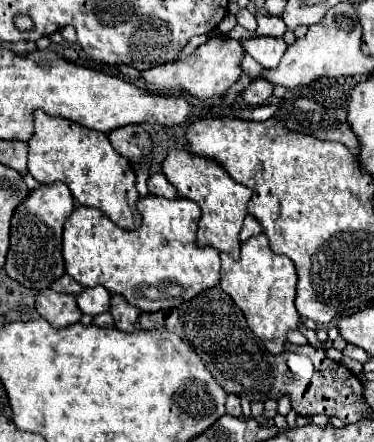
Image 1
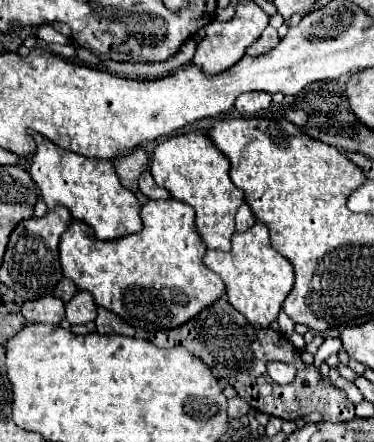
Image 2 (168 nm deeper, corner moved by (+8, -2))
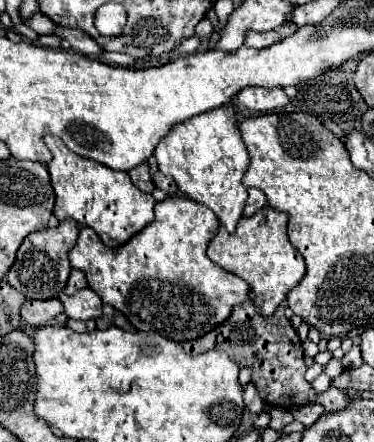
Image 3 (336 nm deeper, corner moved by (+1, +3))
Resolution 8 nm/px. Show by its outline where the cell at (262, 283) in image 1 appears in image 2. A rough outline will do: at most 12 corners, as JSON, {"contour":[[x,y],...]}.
{"contour":[[260,221],[202,261],[230,305],[270,327],[294,285],[292,263]]}

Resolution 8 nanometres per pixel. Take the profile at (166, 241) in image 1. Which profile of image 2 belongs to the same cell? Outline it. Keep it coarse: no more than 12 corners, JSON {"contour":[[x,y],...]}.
{"contour":[[148,201],[144,229],[72,221],[64,277],[140,331],[180,327],[226,293],[194,209]]}

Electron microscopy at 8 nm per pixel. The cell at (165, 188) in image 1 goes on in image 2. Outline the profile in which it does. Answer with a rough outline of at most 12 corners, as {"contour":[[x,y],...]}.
{"contour":[[150,171],[140,175],[138,185],[148,199],[170,199],[164,187],[158,187]]}

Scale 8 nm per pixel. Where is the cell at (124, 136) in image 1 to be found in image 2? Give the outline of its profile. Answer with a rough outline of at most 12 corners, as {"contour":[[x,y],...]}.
{"contour":[[142,147],[114,161],[120,183],[138,191],[138,177],[146,171],[148,157]]}

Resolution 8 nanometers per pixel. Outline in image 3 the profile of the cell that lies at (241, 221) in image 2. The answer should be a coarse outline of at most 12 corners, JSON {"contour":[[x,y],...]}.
{"contour":[[249,188],[245,216],[265,208],[267,200],[261,190]]}

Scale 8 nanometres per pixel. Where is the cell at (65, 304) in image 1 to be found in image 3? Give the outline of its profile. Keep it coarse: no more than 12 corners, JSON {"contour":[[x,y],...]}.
{"contour":[[59,298],[27,300],[21,318],[29,326],[49,324],[63,312]]}

